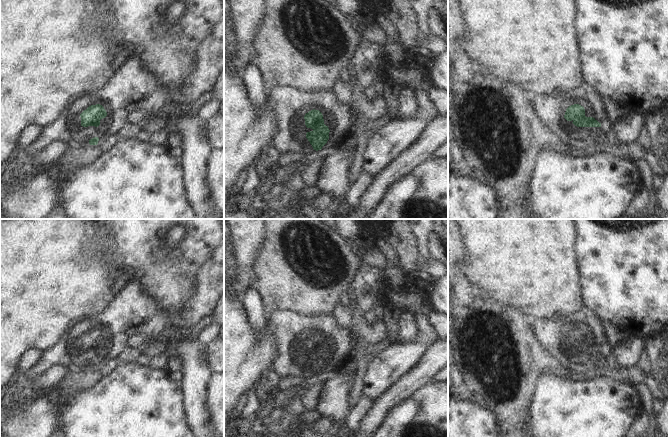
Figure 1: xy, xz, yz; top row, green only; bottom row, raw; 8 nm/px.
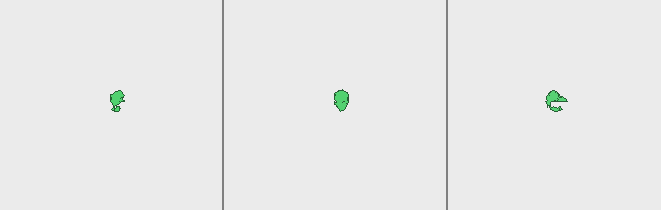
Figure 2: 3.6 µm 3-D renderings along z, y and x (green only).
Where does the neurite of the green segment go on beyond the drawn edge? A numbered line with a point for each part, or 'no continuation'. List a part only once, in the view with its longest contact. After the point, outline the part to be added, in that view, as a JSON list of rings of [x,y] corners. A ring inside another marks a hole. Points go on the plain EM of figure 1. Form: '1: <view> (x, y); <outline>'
1: xz (290, 329); [[[275,310],[267,323],[282,345],[272,364],[278,378],[316,375],[306,362],[306,357],[313,353],[306,351],[304,343],[305,338],[313,333],[322,337],[324,348],[330,354],[329,363],[322,373],[340,368],[351,349],[350,329],[340,327],[332,314],[303,316],[289,310]]]

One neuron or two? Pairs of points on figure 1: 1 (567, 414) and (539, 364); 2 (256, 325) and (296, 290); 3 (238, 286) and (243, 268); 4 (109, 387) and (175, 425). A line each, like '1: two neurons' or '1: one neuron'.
1: two neurons
2: two neurons
3: one neuron
4: one neuron

